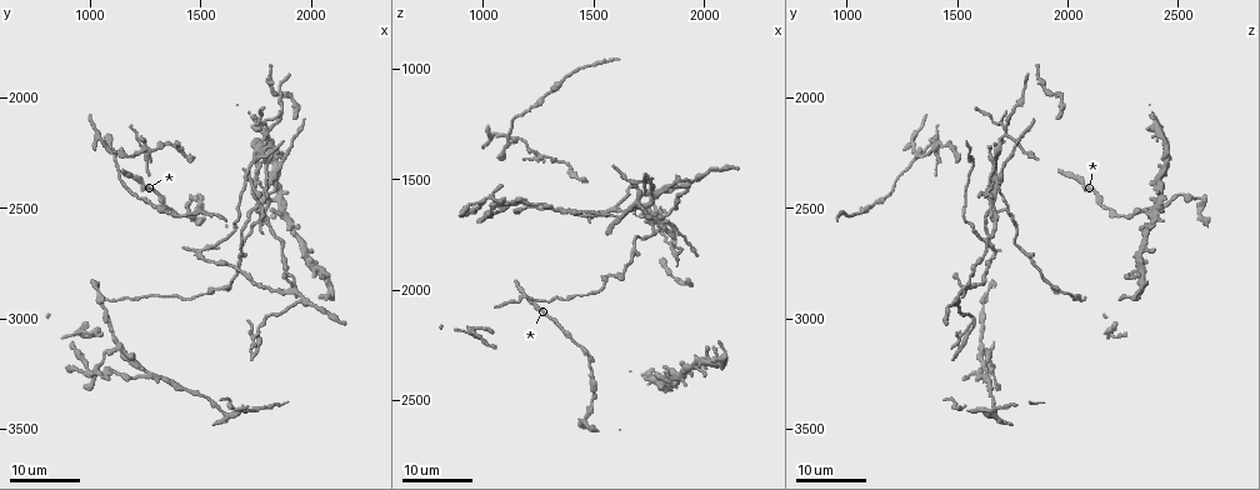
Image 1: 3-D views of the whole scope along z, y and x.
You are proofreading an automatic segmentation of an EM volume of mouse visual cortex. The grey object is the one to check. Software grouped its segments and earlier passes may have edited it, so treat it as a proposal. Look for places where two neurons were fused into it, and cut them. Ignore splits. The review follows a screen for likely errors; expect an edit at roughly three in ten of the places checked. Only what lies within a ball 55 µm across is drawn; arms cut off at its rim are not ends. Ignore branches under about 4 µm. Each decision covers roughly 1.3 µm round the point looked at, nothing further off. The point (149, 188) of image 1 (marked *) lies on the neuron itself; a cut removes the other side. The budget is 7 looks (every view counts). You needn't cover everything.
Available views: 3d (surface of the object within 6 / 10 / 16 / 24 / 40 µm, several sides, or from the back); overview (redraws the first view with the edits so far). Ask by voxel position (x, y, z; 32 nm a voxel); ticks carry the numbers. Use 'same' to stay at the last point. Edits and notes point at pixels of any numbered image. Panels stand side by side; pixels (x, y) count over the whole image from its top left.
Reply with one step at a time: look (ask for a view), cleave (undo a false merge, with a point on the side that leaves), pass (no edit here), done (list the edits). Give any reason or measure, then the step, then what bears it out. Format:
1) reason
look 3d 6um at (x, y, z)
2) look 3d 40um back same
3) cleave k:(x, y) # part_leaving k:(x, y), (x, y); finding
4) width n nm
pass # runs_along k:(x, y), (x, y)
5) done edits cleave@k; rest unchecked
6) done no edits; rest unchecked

side arm on a straight run
look 3d 16um at (1250, 3250, 1630)

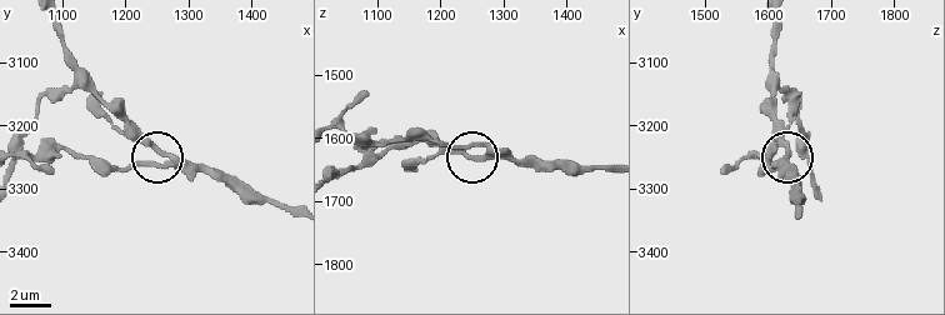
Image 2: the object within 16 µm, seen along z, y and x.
look 3d 10um at (1255, 3245, 1635)

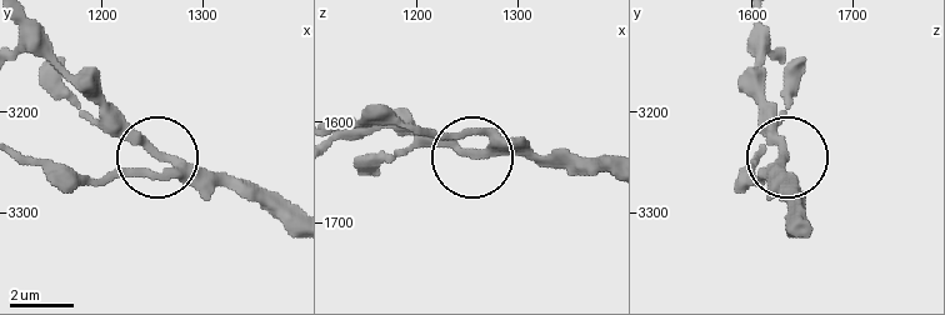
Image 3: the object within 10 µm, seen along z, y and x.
arms 3
pass # runs_along 3:(291, 230), (243, 195), (156, 158), (76, 188); all the same neuron

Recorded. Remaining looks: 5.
a fork
look 3d 16um at (1130, 3140, 1610)

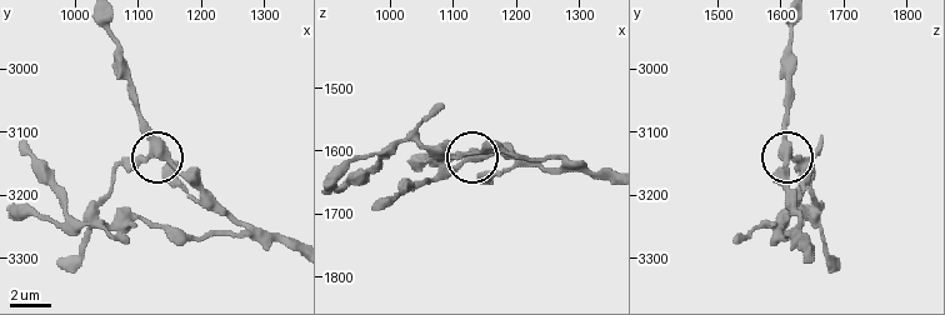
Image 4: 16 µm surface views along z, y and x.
look 3d 6um at (1120, 3125, 1610)

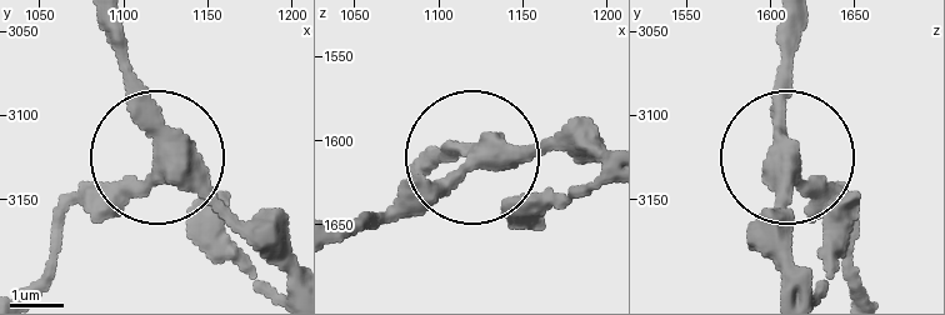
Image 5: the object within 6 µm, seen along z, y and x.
arms 3
pass # runs_along 5:(600, 170), (559, 144), (493, 144), (375, 220); all the same neuron

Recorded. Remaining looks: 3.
four-way junction
look 3d 16um at (1920, 2870, 1510)

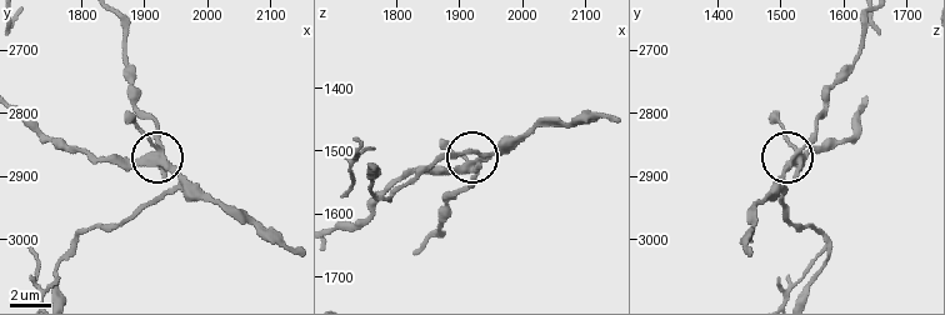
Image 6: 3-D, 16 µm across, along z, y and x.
look 3d 6um at (1905, 2880, 1525)

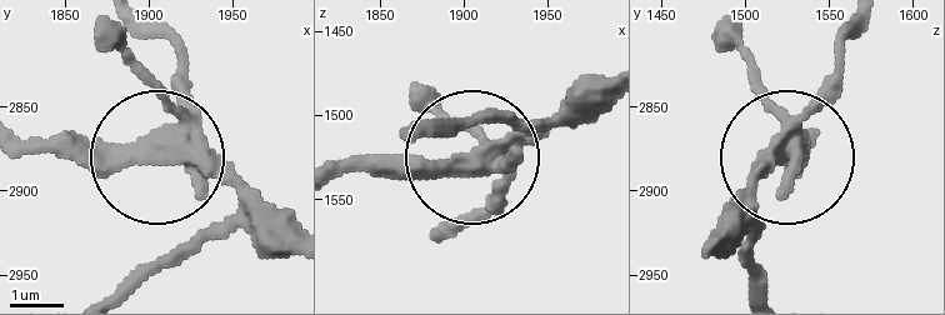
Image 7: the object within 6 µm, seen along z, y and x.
arms 4
pass # runs_along 7:(849, 33), (831, 86), (719, 243); all the same neuron

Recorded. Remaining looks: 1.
done no edits; rest unchecked

